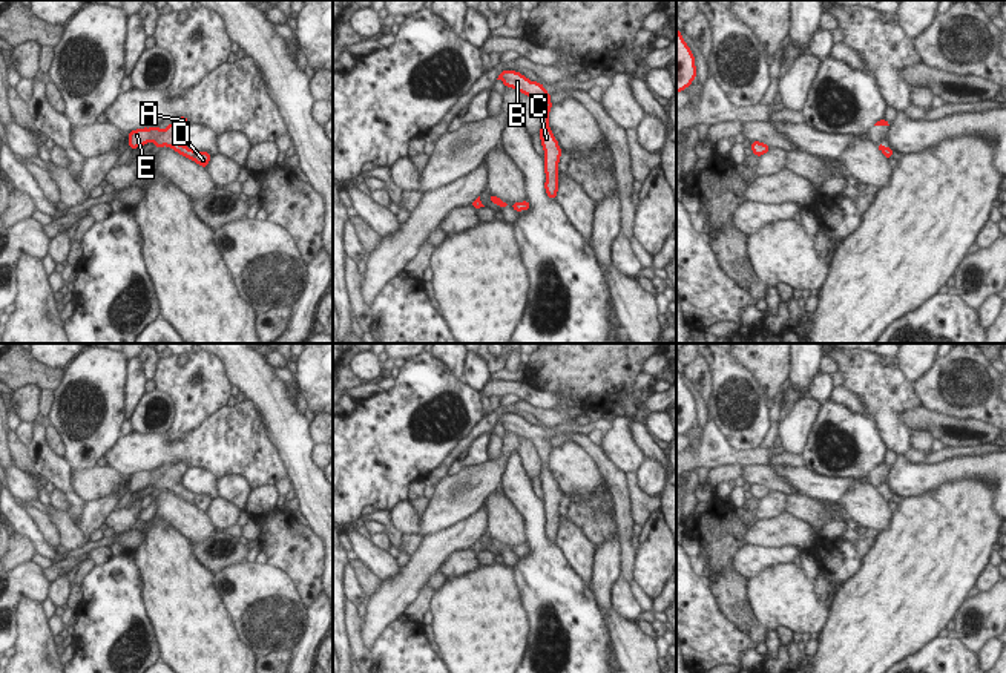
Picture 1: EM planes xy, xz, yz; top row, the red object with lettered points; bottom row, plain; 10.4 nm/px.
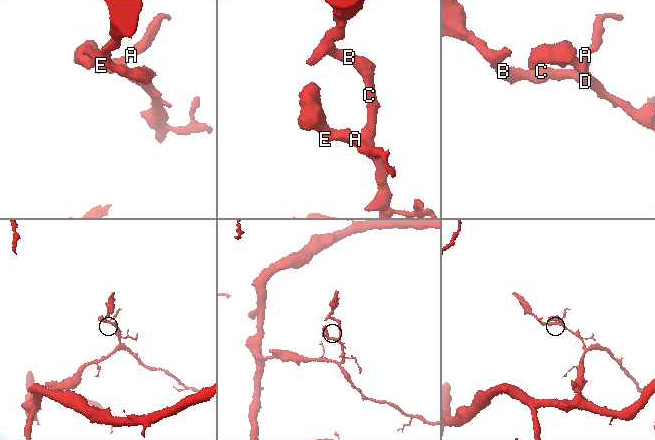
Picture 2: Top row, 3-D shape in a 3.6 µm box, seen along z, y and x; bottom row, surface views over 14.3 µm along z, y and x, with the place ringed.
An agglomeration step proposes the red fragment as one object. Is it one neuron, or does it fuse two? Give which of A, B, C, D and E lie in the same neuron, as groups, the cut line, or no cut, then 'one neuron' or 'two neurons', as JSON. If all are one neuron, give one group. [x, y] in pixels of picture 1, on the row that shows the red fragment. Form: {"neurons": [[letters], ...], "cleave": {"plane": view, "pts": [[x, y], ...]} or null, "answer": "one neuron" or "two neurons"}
{"neurons": [["A", "B", "C", "D", "E"]], "cleave": null, "answer": "one neuron"}

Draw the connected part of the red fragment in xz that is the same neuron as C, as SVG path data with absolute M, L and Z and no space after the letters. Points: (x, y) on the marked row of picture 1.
M503 71L500 72L498 78L501 80L505 87L512 87L518 90L520 94L528 95L537 106L540 118L541 118L541 129L538 132L541 140L541 147L544 150L544 173L546 173L546 182L544 190L546 195L551 199L557 198L558 192L558 163L561 156L561 147L558 146L557 138L552 133L552 129L549 127L549 112L554 106L551 103L551 94L544 89L541 83L531 81L523 74L517 71Z

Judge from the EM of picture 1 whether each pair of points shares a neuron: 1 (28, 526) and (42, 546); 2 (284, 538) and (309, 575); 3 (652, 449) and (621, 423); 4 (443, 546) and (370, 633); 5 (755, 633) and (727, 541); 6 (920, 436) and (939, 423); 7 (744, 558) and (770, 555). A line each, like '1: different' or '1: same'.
1: same
2: same
3: different
4: same
5: same
6: different
7: same

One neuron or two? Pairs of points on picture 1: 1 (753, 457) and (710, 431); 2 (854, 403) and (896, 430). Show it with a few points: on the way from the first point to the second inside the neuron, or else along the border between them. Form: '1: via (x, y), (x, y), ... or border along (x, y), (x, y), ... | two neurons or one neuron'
1: via (741, 457), (732, 457), (718, 443) | one neuron
2: border along (842, 385), (859, 399), (867, 414) | two neurons

